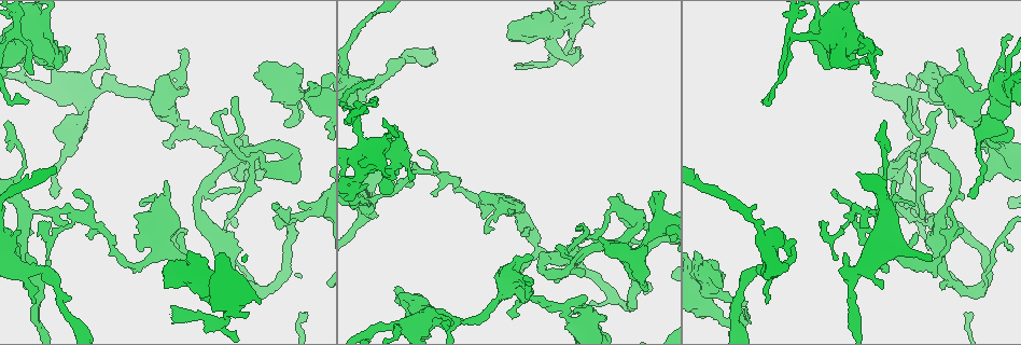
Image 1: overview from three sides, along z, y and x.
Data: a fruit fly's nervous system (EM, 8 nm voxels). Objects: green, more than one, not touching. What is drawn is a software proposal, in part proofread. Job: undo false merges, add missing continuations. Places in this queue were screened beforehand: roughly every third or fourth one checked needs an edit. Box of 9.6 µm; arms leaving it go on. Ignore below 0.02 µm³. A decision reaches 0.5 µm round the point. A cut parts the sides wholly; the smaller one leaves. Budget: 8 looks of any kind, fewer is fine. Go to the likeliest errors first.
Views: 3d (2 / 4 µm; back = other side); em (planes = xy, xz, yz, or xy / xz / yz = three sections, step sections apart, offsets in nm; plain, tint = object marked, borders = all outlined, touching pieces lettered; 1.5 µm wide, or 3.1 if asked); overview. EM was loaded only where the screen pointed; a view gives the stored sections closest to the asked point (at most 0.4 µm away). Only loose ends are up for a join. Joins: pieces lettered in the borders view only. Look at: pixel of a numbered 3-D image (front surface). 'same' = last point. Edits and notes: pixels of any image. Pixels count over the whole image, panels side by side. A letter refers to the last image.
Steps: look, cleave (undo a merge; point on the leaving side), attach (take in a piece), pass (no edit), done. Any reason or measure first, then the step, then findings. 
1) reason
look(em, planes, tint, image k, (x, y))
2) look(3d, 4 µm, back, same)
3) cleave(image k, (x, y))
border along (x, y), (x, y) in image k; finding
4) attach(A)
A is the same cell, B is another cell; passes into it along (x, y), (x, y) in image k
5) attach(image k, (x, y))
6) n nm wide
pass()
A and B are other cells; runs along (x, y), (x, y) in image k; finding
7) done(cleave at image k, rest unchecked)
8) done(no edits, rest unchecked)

free end
look(3d, 4 µm, image 1, (593, 23))

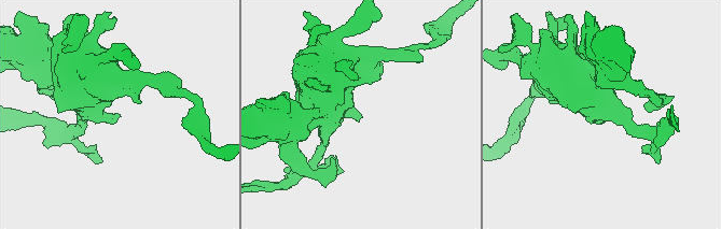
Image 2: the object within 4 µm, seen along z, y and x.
look(em, xz, step 4, borders, image 2, (361, 115))

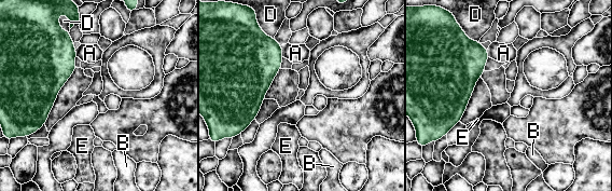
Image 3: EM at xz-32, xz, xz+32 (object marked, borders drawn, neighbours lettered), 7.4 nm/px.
another direction
look(em, planes, borders, same)

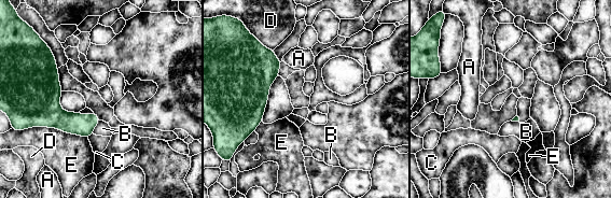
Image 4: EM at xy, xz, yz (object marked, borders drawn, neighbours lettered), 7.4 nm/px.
pass()
A, B, C, D and E are other cells; border along (100, 119), (93, 133) in image 4; no lettered piece goes on from it

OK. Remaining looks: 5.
an open end
look(3d, 2 µm, image 1, (166, 183))

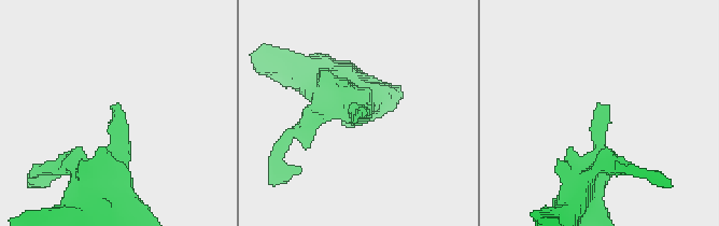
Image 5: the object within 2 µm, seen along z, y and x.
look(em, planes, borders, image 5, (112, 105))

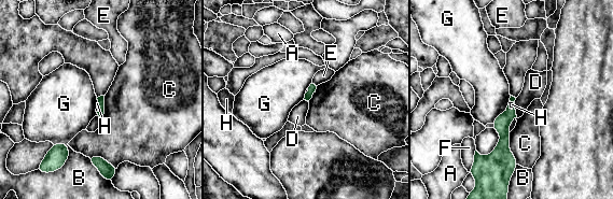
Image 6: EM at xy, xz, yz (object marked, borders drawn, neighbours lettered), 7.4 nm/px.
pass()
A, B, C, D, E, F, G and H are other cells; border along (103, 95), (97, 98) in image 6; no lettered piece goes on from it

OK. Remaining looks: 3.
an open end
look(em, planes, borders, image 1, (935, 87))

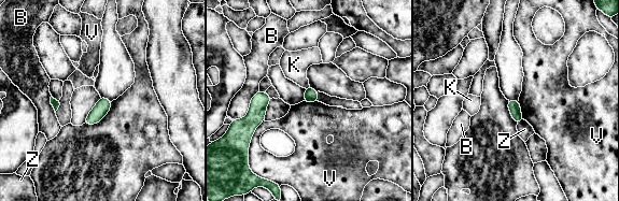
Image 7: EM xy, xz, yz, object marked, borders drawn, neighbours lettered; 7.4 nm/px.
pass()
B, K, V and Z are other cells; border along (309, 85), (305, 88) in image 7; no lettered piece goes on from it

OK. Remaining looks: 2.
done(no edits, rest unchecked)

